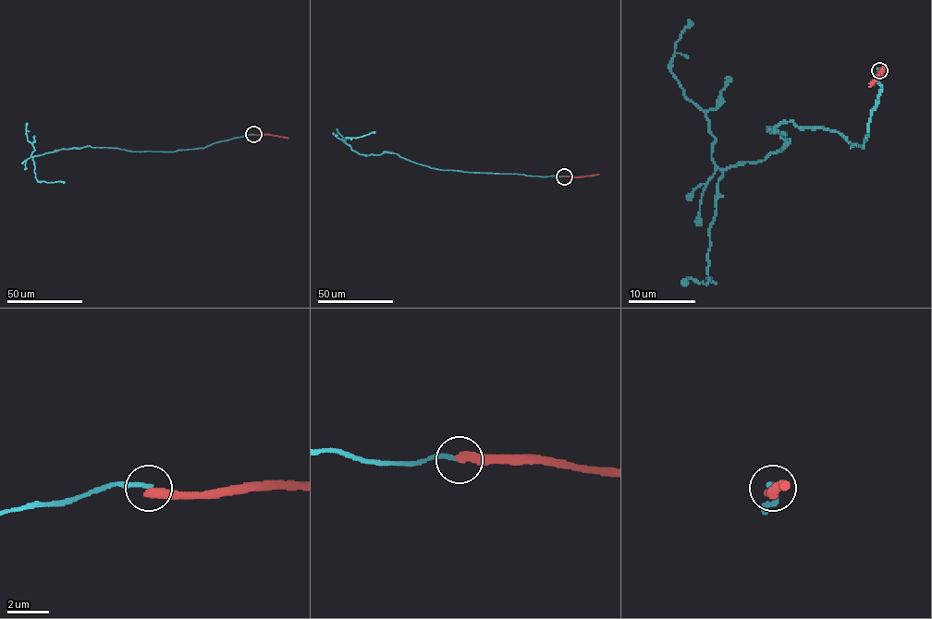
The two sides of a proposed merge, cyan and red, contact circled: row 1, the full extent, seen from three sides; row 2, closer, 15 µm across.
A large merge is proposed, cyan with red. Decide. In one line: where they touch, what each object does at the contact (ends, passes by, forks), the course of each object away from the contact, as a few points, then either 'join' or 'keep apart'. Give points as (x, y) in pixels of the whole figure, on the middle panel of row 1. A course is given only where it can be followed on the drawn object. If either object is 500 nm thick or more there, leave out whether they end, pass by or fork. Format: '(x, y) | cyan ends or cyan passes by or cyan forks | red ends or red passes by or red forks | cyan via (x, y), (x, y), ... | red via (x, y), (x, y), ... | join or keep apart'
(564, 176) | cyan ends | red ends | cyan via (564, 176), (441, 170), (392, 152), (359, 154), (343, 141), (346, 138), (375, 132) | red via (564, 176), (598, 174) | keep apart

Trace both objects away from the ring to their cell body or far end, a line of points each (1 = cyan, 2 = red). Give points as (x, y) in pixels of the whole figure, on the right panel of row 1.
1: (878, 69), (864, 147), (780, 123), (781, 149), (723, 172), (706, 284), (683, 285)
2: (878, 69), (882, 69), (869, 87)

